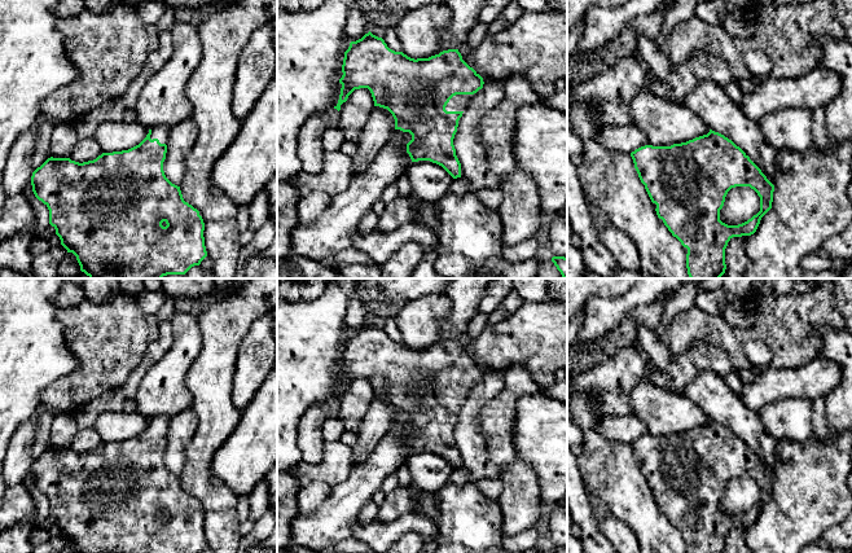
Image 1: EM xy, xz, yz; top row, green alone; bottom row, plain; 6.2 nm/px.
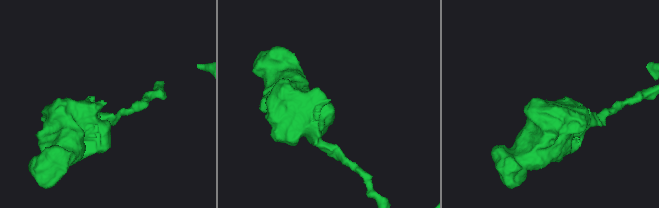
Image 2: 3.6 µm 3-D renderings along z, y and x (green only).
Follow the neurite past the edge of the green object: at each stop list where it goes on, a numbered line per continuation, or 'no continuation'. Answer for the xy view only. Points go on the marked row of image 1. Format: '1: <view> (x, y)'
1: xy (161, 132)

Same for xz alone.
1: xz (459, 102)

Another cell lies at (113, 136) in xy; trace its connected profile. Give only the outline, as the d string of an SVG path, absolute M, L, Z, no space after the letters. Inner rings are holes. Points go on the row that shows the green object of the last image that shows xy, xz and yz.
M104 122L93 133L102 153L128 150L139 145L149 133L149 128L133 122Z

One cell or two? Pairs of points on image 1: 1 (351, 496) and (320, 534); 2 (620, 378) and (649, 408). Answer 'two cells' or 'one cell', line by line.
1: one cell
2: two cells

